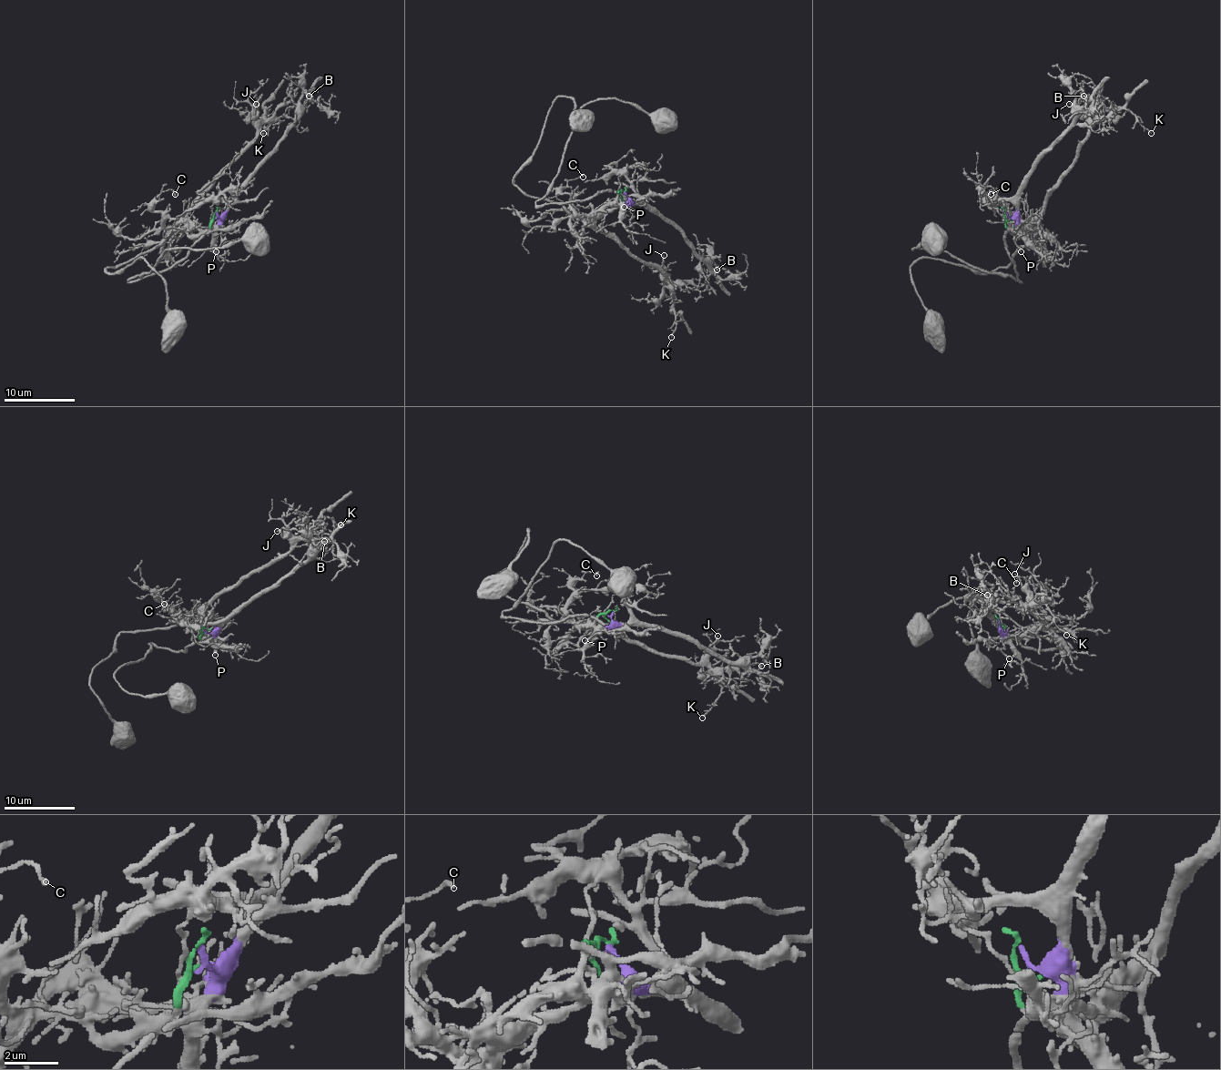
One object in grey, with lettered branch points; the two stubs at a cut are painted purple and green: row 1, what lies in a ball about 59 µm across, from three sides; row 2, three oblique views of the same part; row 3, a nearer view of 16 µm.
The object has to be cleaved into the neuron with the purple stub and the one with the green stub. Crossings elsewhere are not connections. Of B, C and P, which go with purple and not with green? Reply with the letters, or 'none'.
B, P

